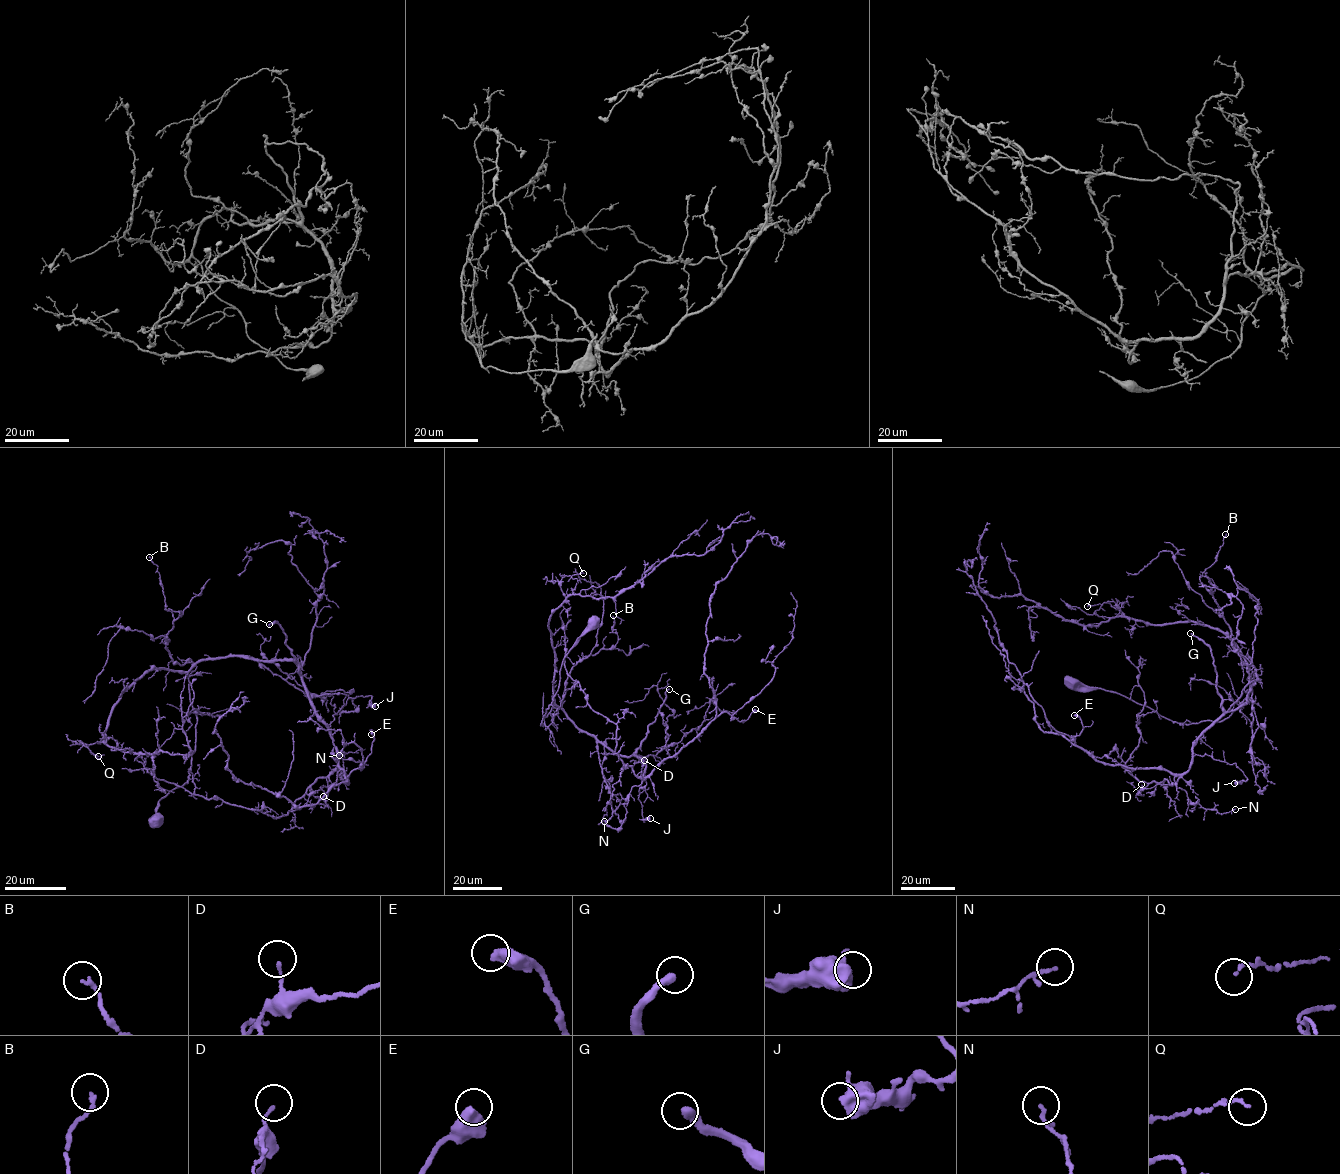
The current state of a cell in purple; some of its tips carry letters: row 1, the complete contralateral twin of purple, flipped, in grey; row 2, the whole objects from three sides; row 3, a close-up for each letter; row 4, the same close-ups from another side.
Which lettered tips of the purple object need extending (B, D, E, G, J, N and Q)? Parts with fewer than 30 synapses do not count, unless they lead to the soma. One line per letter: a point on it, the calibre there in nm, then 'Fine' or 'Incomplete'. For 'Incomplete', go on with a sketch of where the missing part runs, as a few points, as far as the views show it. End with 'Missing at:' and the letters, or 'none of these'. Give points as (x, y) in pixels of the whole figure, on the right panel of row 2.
B: Place: (1225, 534). Thickness 160 nm. Fine
D: Place: (1141, 784). Thickness 110 nm. Fine
E: Place: (1074, 715). Thickness 500 nm. Fine
G: Place: (1190, 633). Thickness 320 nm. Incomplete. Course of what is missing: (1190, 633), (1200, 626), (1189, 619), (1151, 638), (1056, 626), (994, 582), (972, 606), (984, 635)
J: Place: (1234, 783). Thickness 400 nm. Fine
N: Place: (1235, 809). Thickness 100 nm. Fine
Q: Place: (1087, 606). Thickness 100 nm. Fine
Missing at: G

